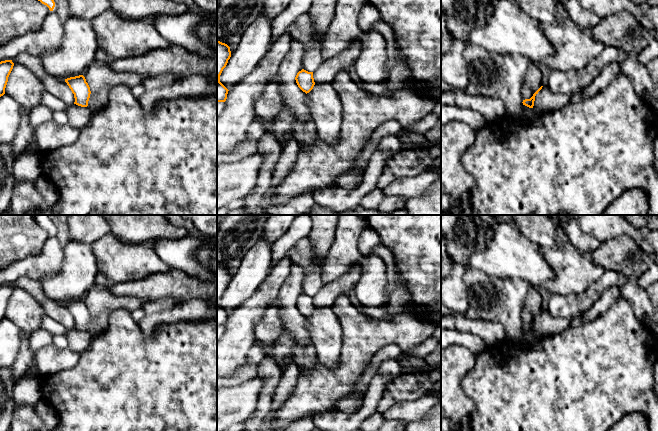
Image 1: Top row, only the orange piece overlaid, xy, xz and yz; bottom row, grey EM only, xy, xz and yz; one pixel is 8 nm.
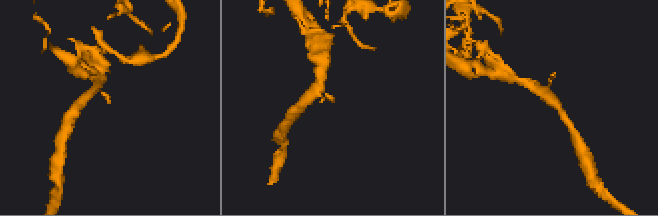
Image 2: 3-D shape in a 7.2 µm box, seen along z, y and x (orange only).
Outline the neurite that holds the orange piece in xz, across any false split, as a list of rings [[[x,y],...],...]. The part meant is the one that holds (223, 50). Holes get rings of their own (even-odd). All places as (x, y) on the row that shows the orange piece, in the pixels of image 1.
[[[217,41],[217,103],[225,102],[227,99],[228,89],[220,82],[220,75],[226,67],[231,57],[230,47]]]

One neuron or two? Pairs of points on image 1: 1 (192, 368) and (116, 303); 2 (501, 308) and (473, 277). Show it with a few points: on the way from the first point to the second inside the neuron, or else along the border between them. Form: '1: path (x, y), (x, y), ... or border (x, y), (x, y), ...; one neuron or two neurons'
1: border (131, 312), (125, 309), (116, 309), (110, 313); two neurons
2: path (499, 298), (497, 290), (489, 290), (483, 285); one neuron

